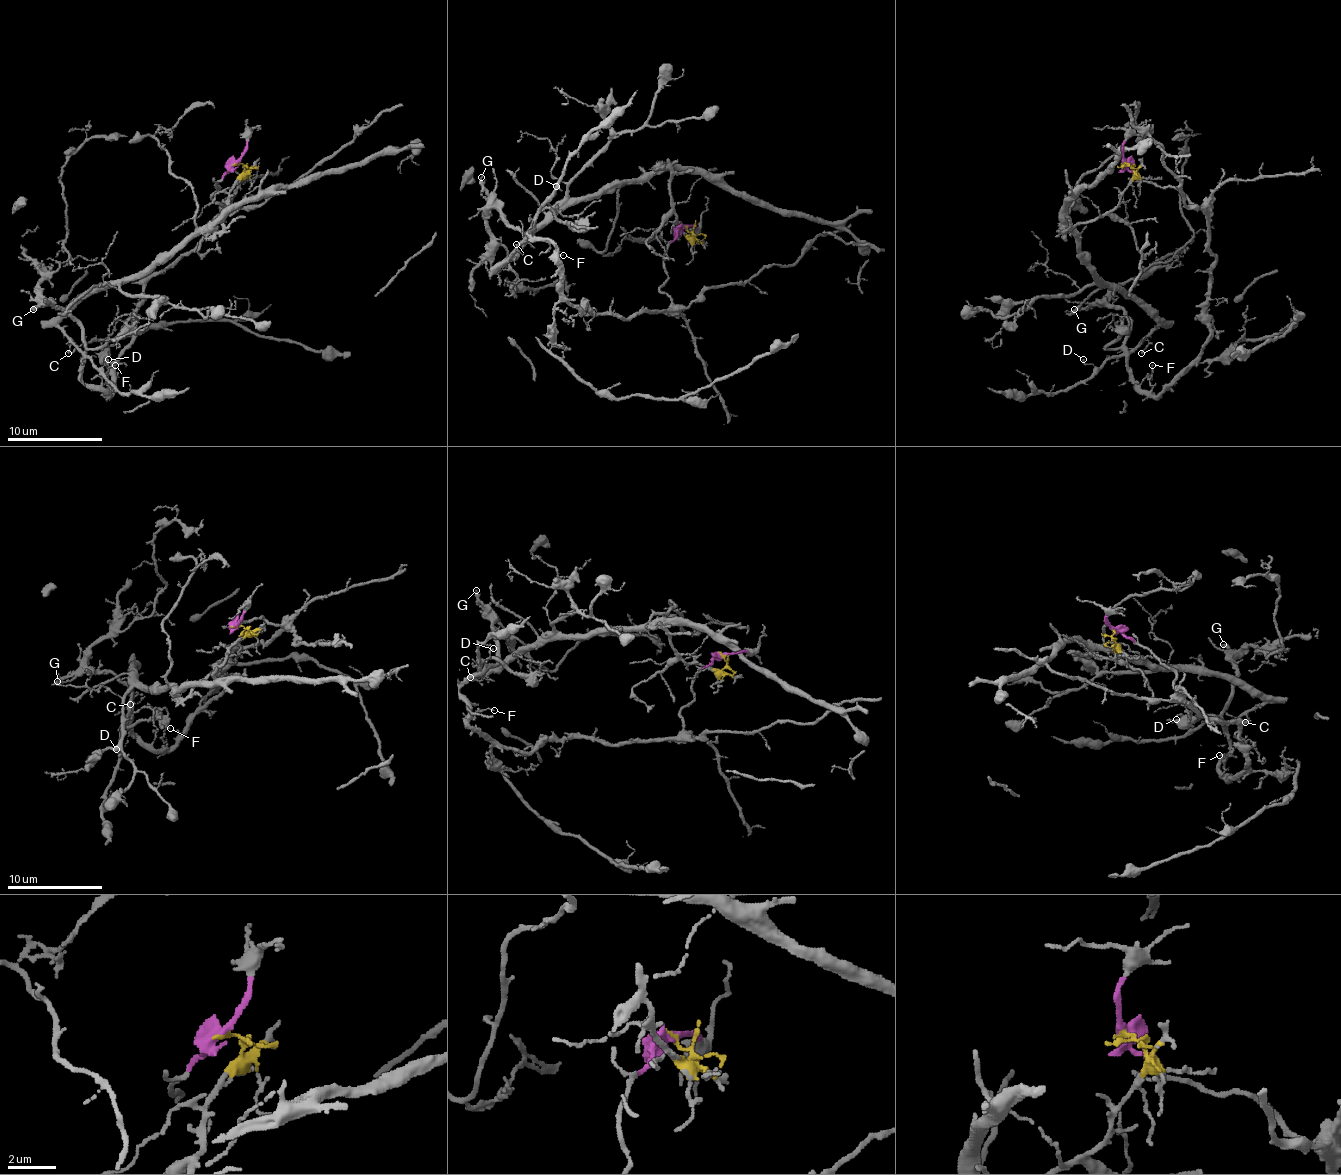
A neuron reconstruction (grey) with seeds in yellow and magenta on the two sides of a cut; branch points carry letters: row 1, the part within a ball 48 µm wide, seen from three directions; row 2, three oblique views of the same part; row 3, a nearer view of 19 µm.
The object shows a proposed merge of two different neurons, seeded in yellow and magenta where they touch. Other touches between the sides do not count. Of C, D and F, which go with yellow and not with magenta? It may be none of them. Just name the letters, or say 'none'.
C, D

